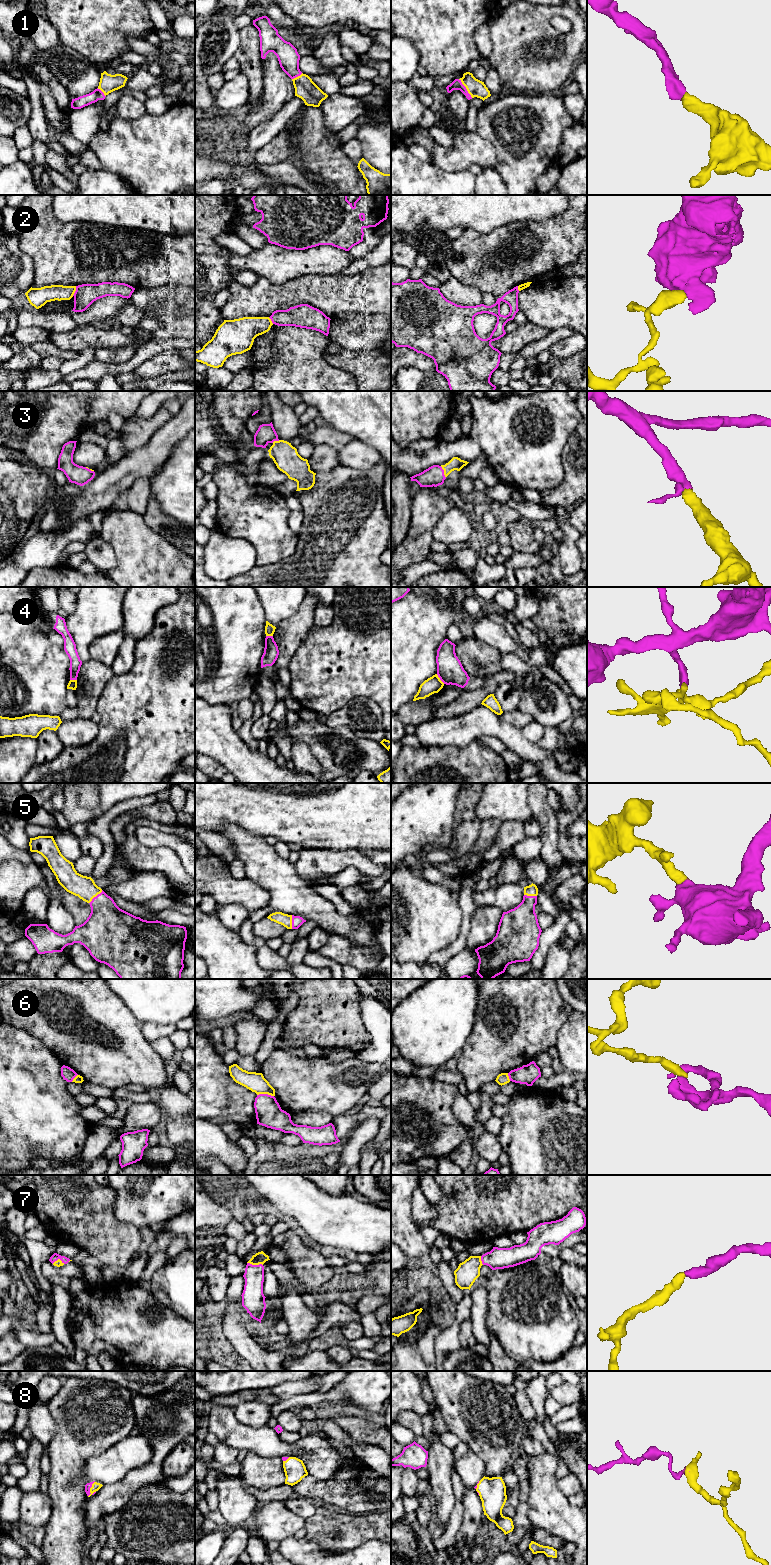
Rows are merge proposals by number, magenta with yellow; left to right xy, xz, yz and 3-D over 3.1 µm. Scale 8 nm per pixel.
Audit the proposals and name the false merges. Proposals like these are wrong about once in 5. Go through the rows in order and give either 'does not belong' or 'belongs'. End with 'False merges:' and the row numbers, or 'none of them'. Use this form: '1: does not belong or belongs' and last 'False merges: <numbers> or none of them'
1: belongs
2: does not belong
3: belongs
4: does not belong
5: belongs
6: does not belong
7: belongs
8: belongs
False merges: 2, 4, 6

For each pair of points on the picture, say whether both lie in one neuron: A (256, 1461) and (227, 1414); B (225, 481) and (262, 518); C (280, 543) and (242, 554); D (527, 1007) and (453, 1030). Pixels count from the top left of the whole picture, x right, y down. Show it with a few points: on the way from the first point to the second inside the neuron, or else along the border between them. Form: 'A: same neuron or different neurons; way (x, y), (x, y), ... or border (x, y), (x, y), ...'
A: different neurons; border (248, 1450), (252, 1450), (262, 1457), (273, 1457)
B: same neuron; way (234, 490), (254, 510)
C: different neurons; border (236, 537), (242, 537), (253, 547), (256, 564)
D: different neurons; border (477, 1001), (474, 1026), (464, 1046)

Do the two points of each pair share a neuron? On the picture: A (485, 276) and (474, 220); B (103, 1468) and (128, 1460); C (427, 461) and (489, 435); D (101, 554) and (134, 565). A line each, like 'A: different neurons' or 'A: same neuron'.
A: different neurons
B: same neuron
C: different neurons
D: different neurons

